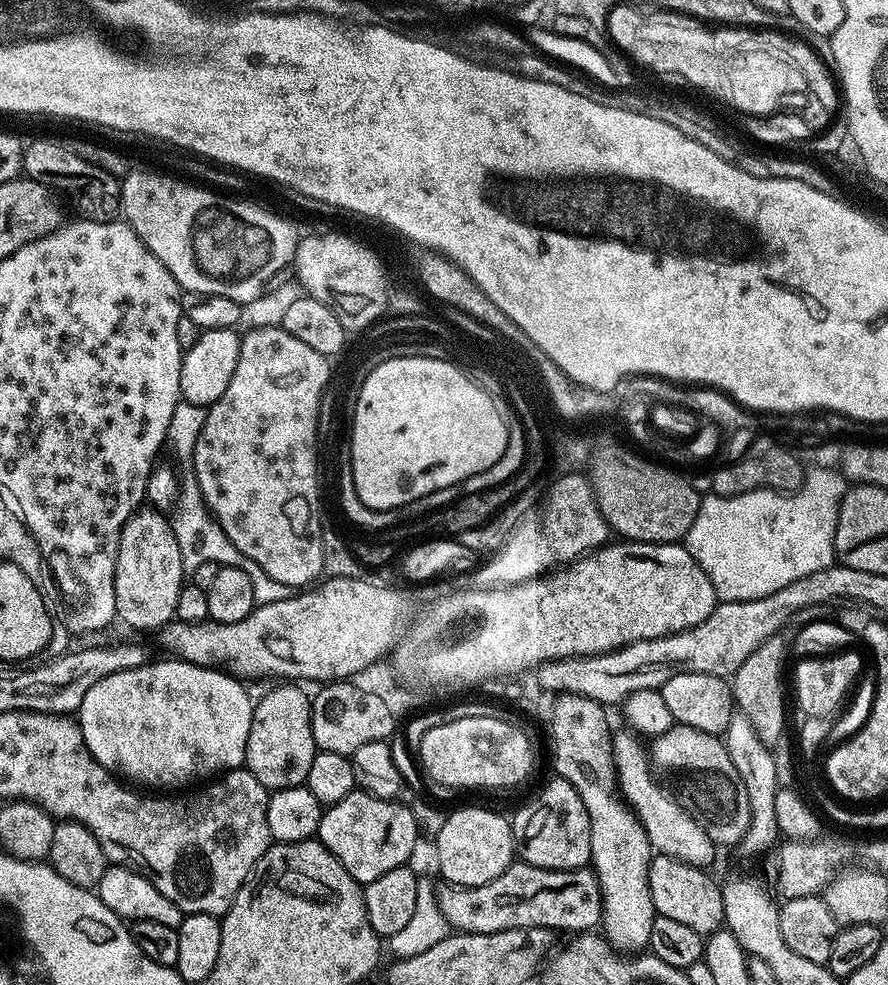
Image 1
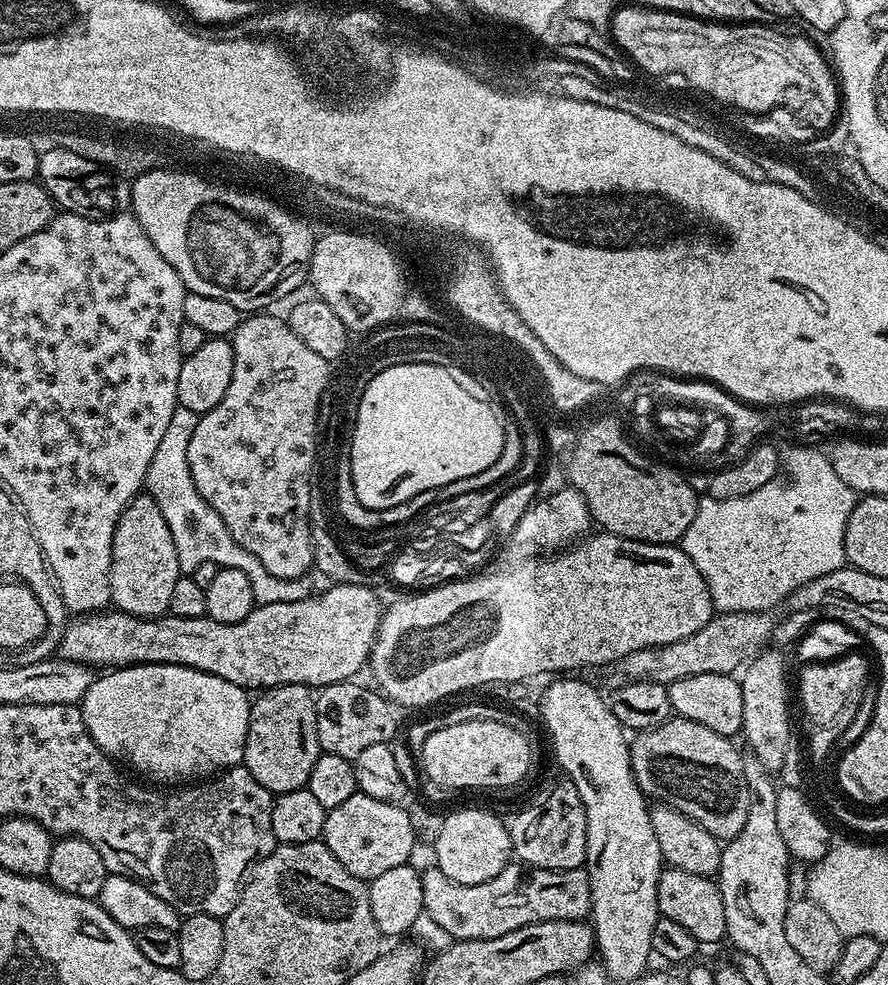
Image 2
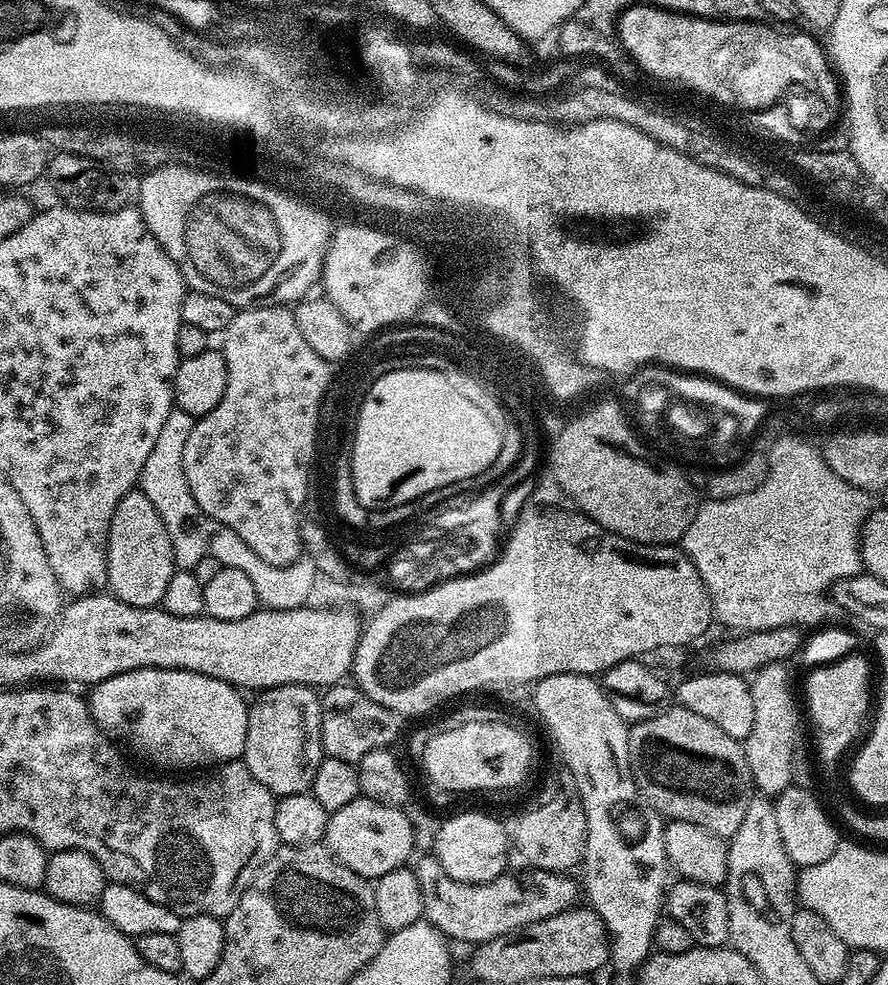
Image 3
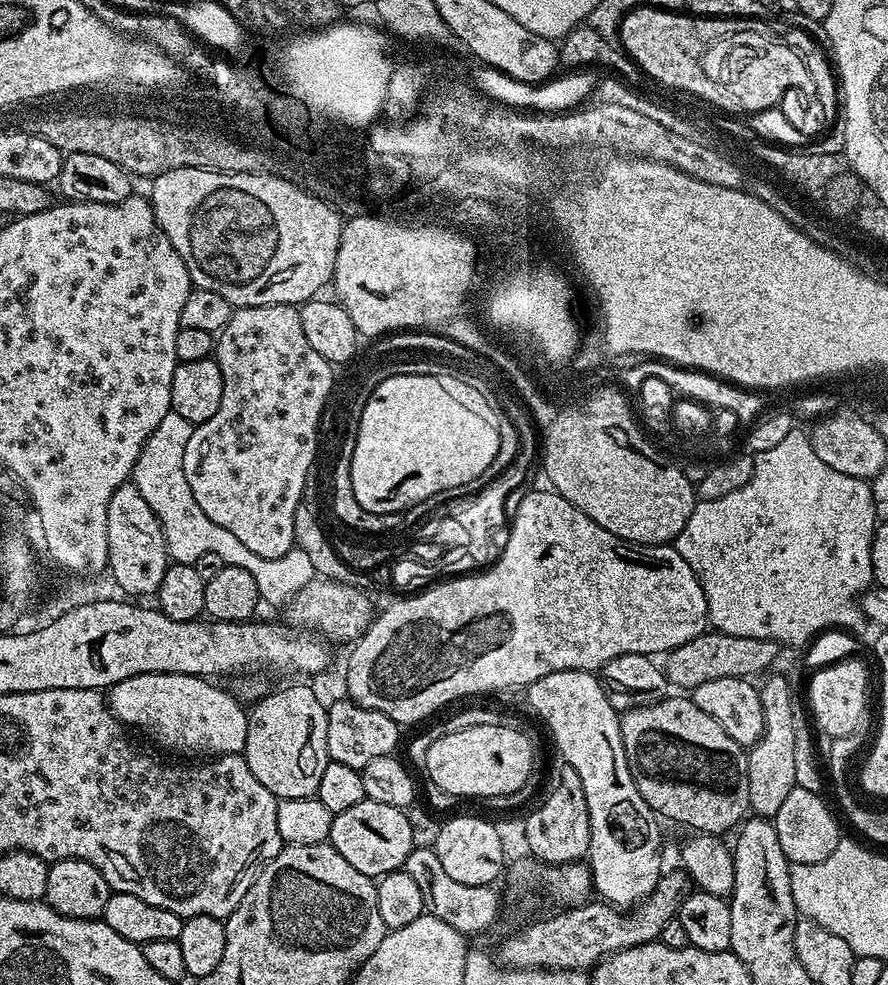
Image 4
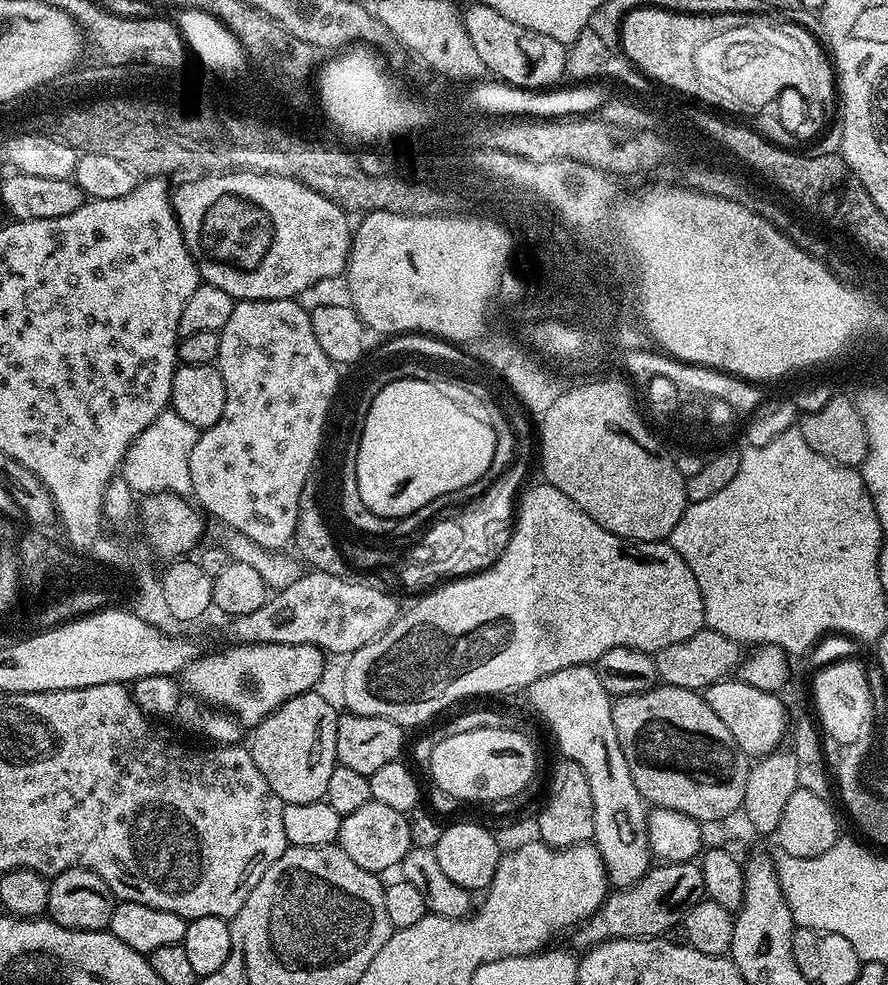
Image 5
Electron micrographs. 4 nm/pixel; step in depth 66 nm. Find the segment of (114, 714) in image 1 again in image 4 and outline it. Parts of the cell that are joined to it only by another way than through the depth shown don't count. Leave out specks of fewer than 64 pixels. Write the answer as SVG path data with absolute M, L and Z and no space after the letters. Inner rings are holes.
M138 674L107 689L106 699L121 724L145 732L172 752L208 752L213 757L235 756L246 746L248 712L235 695L203 676Z

